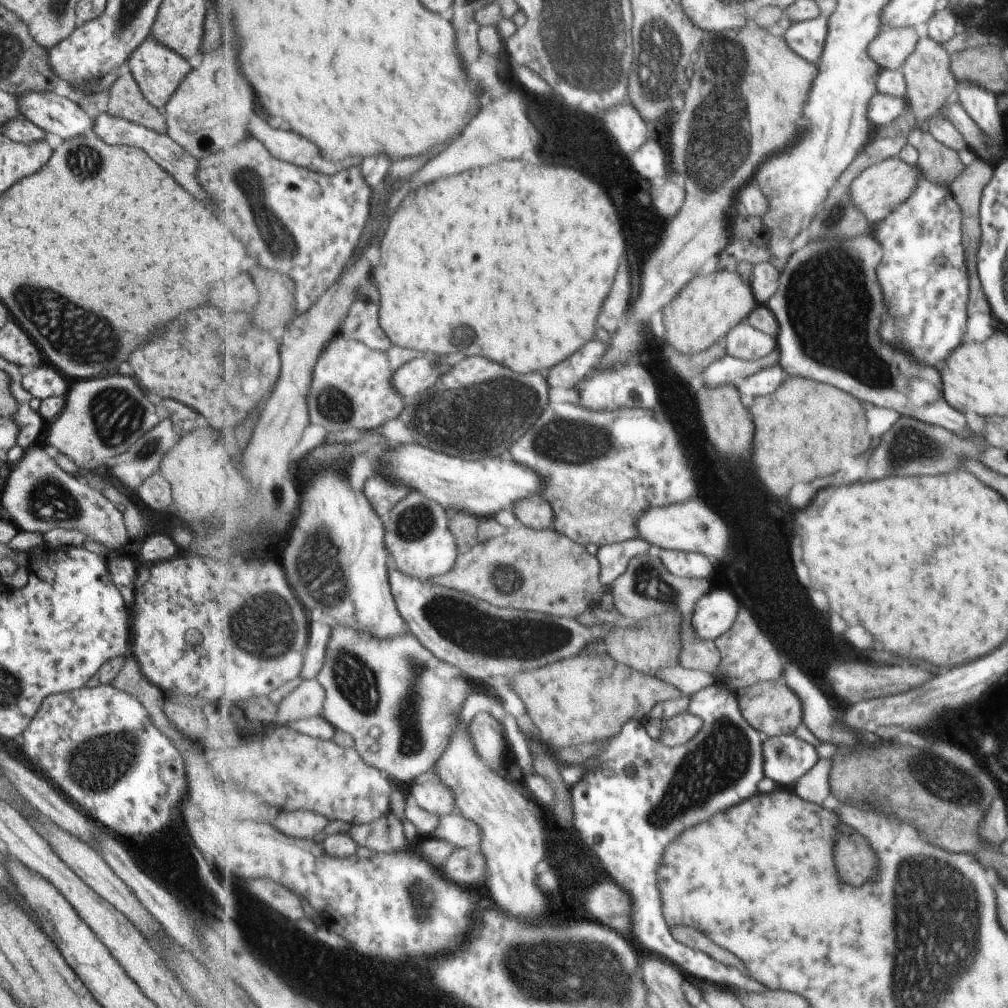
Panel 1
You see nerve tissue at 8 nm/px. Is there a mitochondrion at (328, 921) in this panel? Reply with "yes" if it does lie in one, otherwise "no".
no

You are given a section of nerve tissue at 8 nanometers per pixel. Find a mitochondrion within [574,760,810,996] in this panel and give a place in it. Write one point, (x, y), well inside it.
(609, 955)

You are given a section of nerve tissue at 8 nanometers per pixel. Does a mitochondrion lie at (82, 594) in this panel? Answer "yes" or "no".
no

